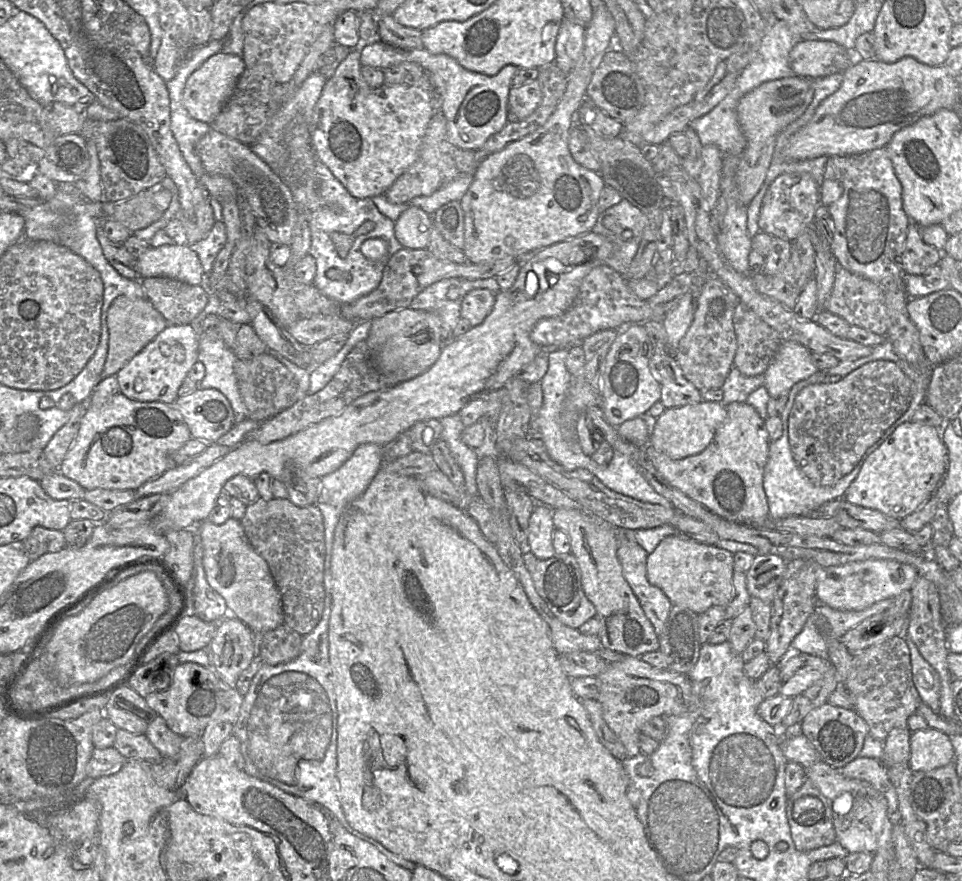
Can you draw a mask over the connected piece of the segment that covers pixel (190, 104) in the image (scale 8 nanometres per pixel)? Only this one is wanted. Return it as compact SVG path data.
M222 50L209 57L187 79L184 87L184 106L196 120L212 124L233 94L236 84L245 70L243 58Z

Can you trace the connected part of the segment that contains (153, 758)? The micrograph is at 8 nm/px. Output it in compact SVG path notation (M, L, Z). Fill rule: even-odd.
M118 729L114 747L126 758L159 763L164 757L145 734Z

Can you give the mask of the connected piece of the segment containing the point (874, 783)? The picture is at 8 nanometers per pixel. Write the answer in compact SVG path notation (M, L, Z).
M857 757L841 769L841 774L850 779L868 782L887 801L889 817L897 817L897 794L887 775L887 766L882 759Z

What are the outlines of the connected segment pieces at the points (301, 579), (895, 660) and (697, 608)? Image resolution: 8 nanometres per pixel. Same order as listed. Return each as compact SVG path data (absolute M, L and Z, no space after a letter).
M259 498L247 506L240 522L250 544L269 566L281 596L283 624L302 636L310 633L321 619L325 600L325 542L323 517L320 510L313 505L296 506L288 498L271 500Z
M903 637L888 638L853 654L851 671L844 686L853 699L853 710L868 726L868 735L880 741L885 741L894 728L907 728L907 719L917 711L922 702L912 681L910 652Z
M667 536L648 554L648 581L660 588L673 605L701 614L712 606L727 607L734 596L734 555L716 545L699 543L692 538Z

